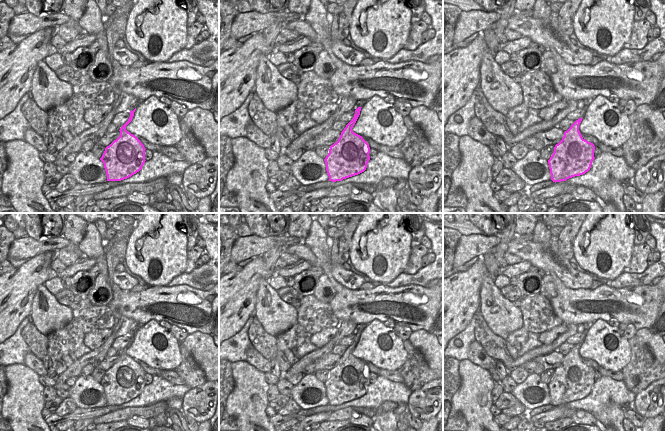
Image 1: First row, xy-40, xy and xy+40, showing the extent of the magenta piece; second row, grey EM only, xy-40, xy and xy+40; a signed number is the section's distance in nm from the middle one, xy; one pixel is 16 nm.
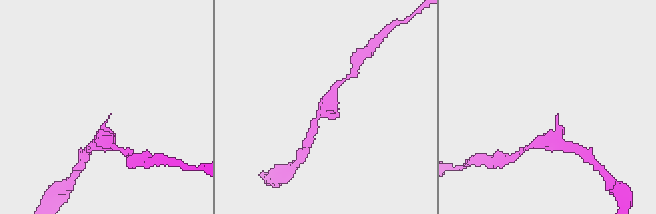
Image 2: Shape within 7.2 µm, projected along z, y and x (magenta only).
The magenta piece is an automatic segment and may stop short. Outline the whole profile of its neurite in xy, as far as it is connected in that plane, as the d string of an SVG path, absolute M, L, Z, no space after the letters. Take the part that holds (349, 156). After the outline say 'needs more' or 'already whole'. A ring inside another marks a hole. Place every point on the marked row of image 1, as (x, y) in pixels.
M358 100L353 119L346 125L336 143L330 146L324 159L329 181L336 182L364 172L370 160L369 144L362 136L353 132L361 108L367 100Z; needs more

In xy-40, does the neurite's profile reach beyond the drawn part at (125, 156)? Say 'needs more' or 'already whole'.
already whole

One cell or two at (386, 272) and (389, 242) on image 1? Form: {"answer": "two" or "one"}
{"answer": "one"}

